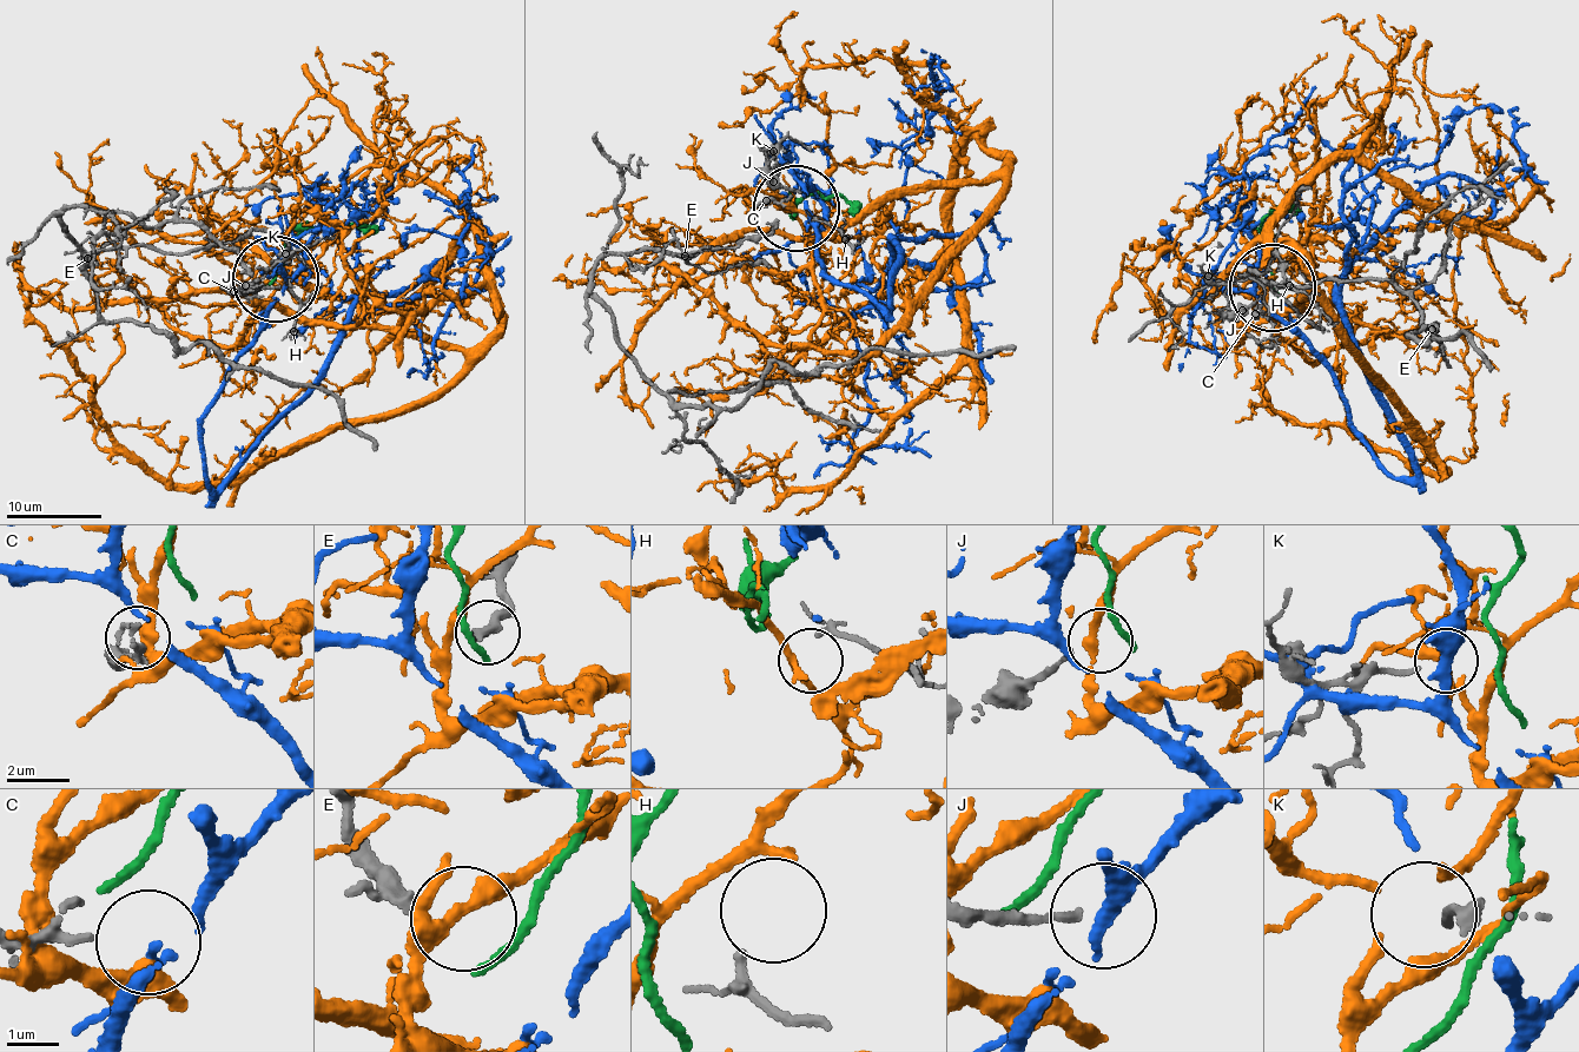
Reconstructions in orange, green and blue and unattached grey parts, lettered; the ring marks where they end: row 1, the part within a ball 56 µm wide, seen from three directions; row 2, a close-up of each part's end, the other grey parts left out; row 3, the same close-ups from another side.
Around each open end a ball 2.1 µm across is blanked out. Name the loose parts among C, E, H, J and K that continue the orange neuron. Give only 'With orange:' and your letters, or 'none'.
With orange: K

